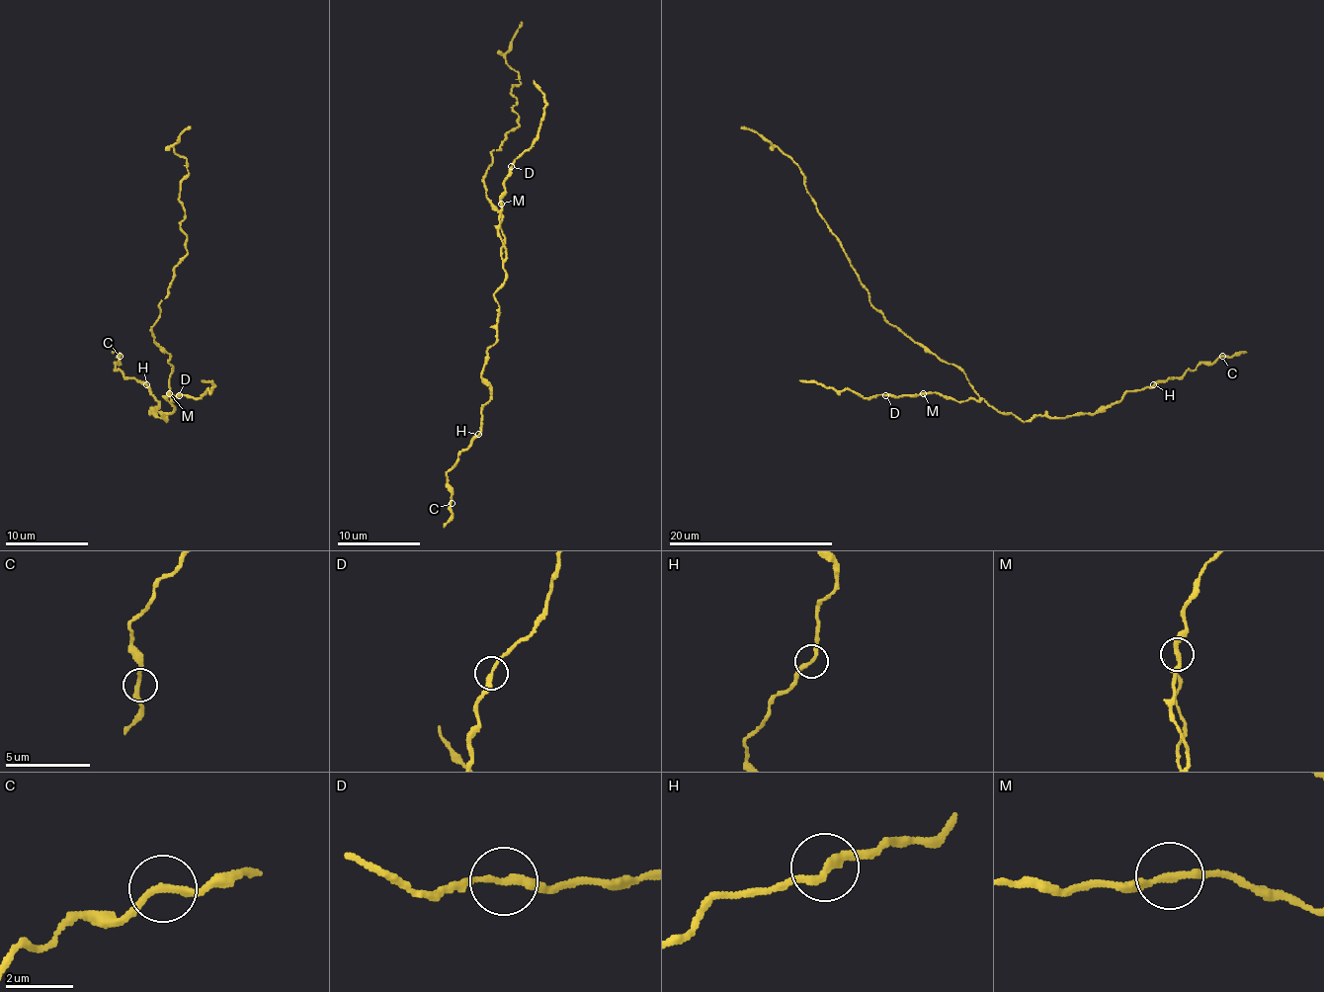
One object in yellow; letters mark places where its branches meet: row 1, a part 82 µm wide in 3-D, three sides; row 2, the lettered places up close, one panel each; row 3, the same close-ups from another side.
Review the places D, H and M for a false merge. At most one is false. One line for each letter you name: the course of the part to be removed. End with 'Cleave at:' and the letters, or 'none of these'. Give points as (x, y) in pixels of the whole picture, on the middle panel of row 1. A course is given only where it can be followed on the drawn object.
Cleave at: none of these

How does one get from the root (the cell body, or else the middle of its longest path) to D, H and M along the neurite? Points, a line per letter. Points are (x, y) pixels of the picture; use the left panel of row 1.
D: (171, 366), (169, 395), (173, 399), (167, 399), (169, 393), (179, 395)
H: (171, 366), (169, 395), (173, 411), (162, 416), (167, 422), (165, 416), (150, 414), (158, 401), (146, 384)
M: (171, 366), (171, 401), (167, 399), (169, 393)

